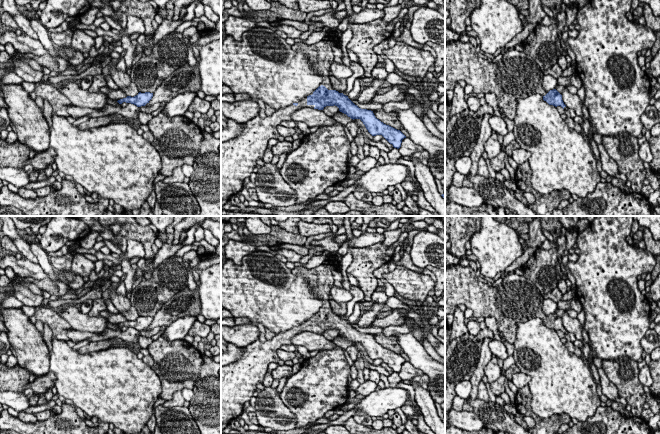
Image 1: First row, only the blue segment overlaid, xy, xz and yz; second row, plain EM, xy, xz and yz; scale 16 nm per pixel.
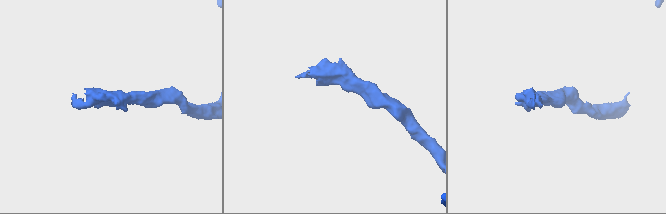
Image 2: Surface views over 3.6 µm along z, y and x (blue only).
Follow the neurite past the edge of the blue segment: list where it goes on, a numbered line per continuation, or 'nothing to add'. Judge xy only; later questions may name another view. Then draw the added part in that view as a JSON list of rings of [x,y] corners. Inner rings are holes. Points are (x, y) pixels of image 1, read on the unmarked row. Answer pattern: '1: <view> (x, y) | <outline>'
nothing to add

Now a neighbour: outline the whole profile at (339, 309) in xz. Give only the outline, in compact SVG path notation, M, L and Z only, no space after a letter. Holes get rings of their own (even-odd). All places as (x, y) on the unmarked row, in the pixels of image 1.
M330 294L329 301L330 301L330 306L332 308L333 314L338 315L339 317L343 317L346 314L346 309L347 309L346 303L336 303L332 299L331 294Z

